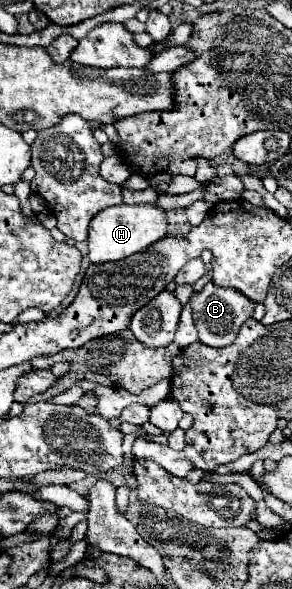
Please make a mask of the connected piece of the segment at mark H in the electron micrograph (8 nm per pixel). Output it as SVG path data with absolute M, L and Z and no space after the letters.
M120 204L106 208L90 220L88 228L88 258L90 262L116 262L126 256L132 256L136 252L146 250L154 242L162 240L166 236L168 220L166 212L156 204Z

